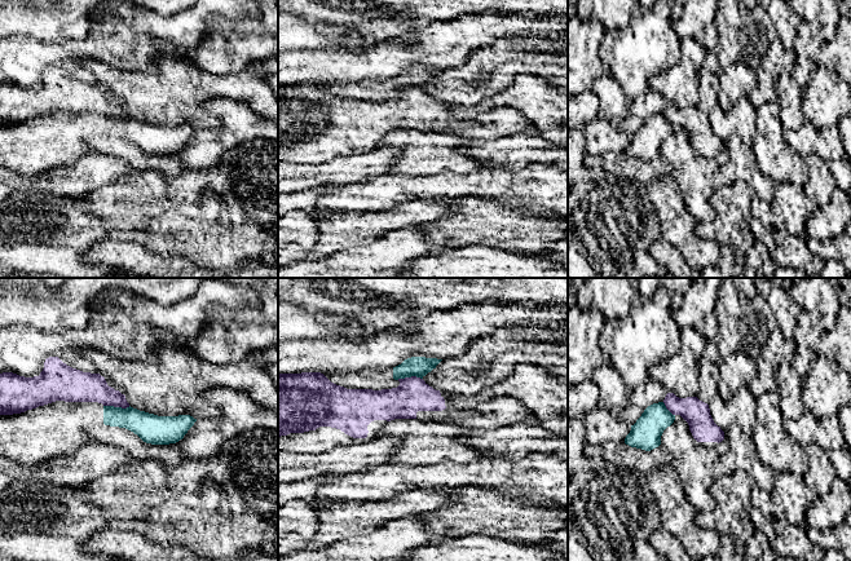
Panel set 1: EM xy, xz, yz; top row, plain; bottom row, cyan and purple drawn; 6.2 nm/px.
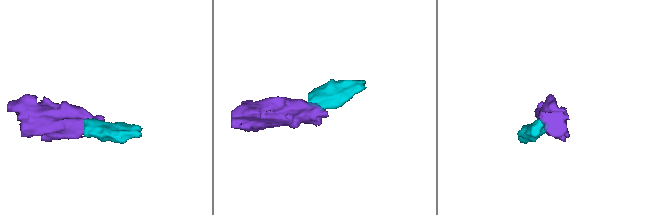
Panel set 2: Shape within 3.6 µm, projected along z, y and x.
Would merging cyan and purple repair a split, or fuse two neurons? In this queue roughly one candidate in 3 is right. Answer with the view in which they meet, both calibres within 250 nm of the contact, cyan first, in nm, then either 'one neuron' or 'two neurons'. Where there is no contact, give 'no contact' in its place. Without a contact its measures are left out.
xy | 180/190 nm | two neurons

